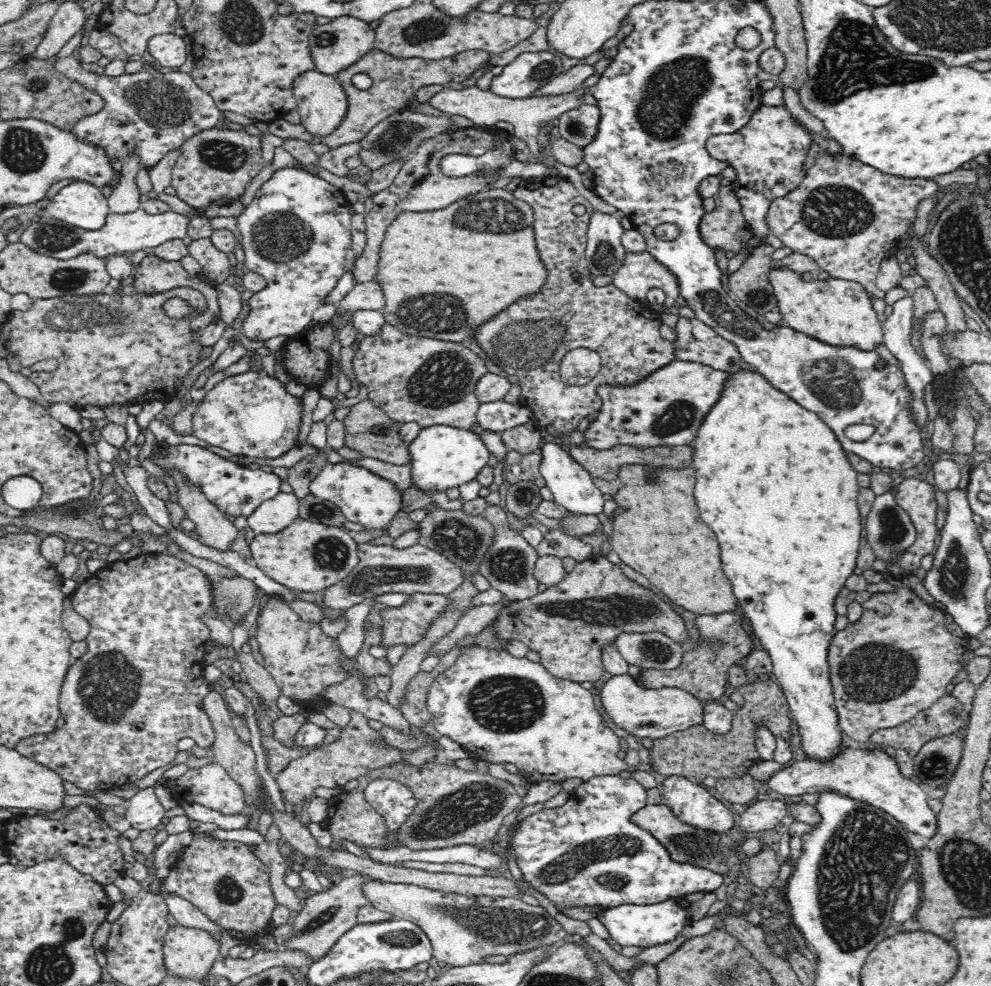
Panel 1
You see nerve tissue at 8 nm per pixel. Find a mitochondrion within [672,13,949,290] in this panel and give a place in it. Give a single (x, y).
(855, 61)

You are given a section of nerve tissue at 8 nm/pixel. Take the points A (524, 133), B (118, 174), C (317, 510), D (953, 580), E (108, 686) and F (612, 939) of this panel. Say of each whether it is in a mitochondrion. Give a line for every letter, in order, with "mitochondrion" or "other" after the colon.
A: other
B: other
C: mitochondrion
D: mitochondrion
E: mitochondrion
F: other

